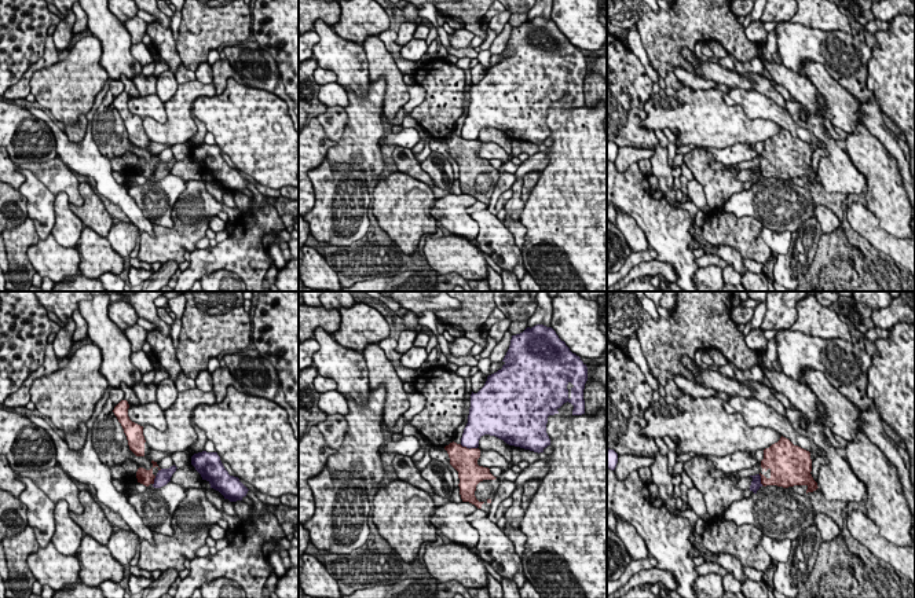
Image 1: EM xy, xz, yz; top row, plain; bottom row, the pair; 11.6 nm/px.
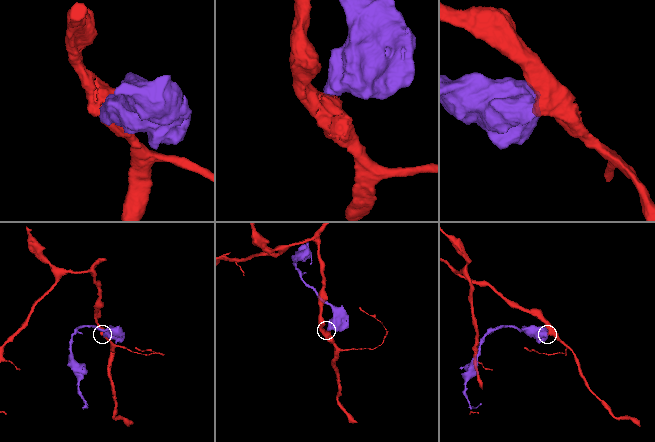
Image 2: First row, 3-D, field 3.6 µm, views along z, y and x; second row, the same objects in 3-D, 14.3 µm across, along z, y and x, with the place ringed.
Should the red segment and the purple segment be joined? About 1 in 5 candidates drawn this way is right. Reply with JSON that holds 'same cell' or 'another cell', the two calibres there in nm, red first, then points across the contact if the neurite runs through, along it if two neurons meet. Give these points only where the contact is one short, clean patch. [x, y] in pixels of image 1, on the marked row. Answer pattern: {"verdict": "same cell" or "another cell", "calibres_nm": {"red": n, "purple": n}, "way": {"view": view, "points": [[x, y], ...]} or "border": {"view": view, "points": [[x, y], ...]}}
{"verdict": "another cell", "calibres_nm": {"red": 280, "purple": 120}, "border": {"view": "yz", "points": [[758, 474], [762, 484]]}}

